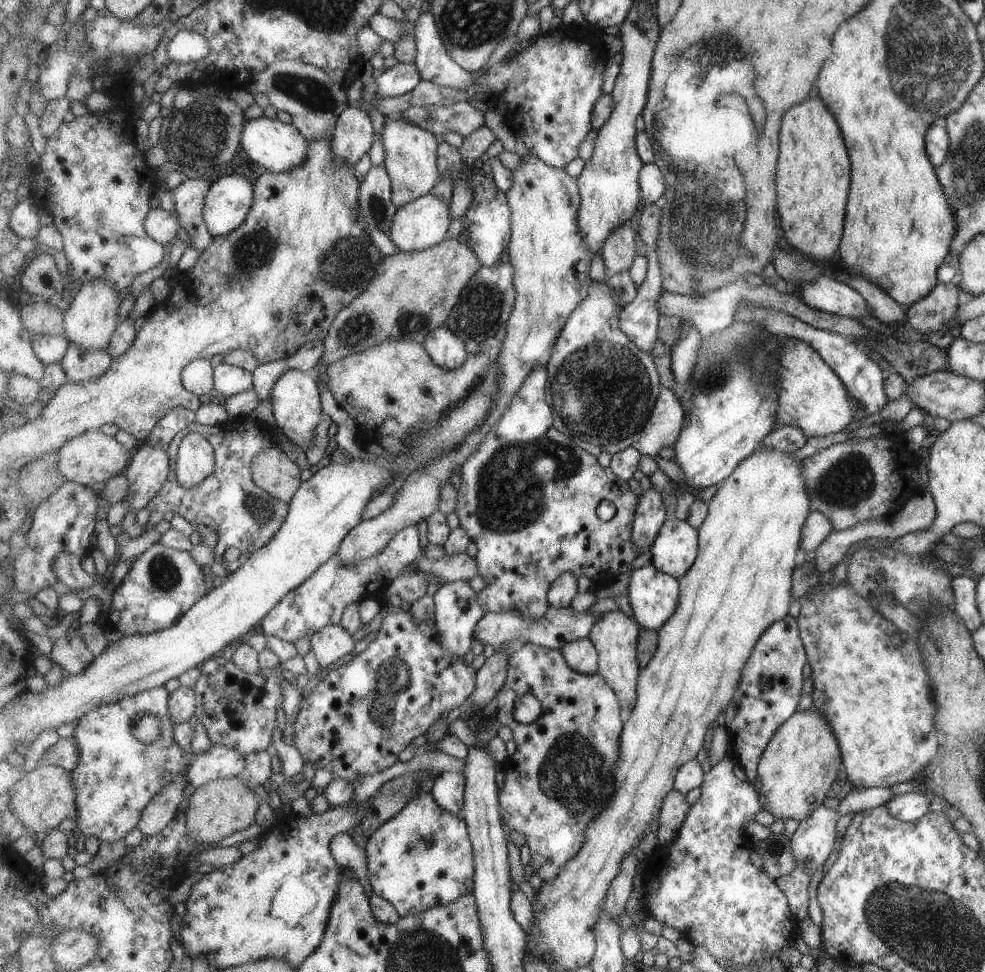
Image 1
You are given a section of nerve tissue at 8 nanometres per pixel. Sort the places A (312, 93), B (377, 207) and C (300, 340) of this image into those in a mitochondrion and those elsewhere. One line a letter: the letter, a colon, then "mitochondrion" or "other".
A: mitochondrion
B: mitochondrion
C: other

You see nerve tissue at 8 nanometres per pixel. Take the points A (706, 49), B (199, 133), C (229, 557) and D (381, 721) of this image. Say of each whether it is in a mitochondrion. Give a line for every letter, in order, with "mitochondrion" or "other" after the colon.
A: mitochondrion
B: mitochondrion
C: other
D: other

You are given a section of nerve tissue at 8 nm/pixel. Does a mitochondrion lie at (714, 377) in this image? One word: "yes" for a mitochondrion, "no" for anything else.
yes

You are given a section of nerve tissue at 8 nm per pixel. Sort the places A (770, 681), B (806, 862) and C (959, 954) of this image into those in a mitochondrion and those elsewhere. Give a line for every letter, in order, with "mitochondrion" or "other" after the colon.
A: other
B: mitochondrion
C: mitochondrion

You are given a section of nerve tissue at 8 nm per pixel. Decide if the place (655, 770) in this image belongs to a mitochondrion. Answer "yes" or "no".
no

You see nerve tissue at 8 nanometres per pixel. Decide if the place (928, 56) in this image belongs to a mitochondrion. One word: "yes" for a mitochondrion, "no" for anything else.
yes

